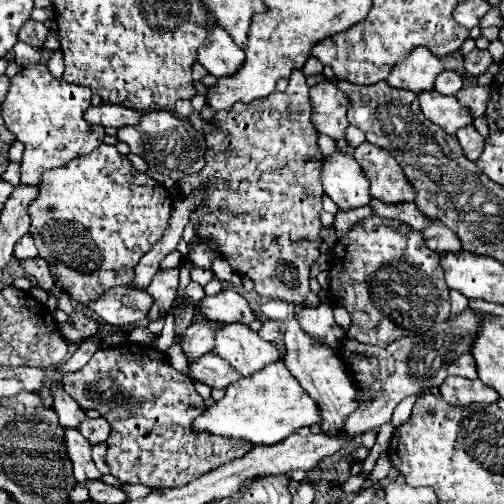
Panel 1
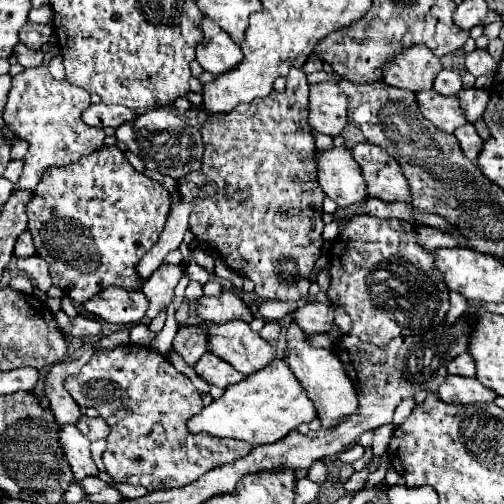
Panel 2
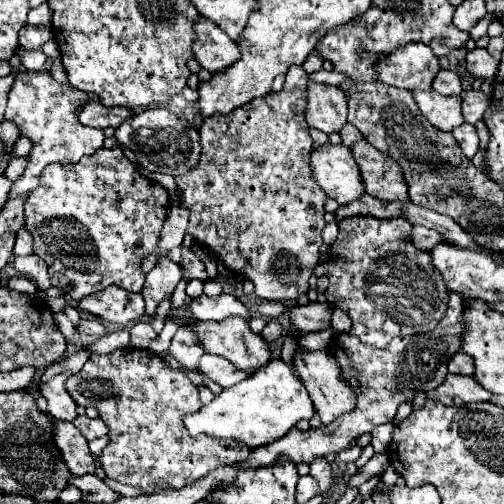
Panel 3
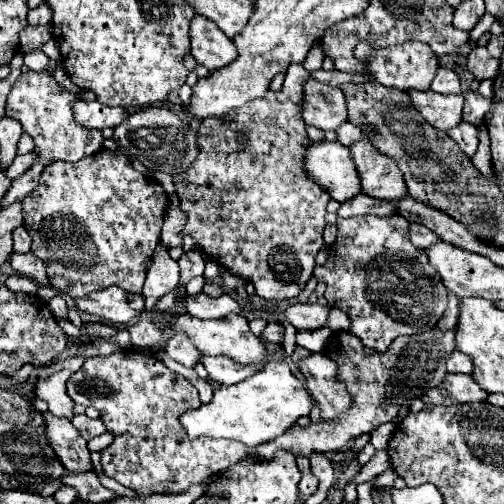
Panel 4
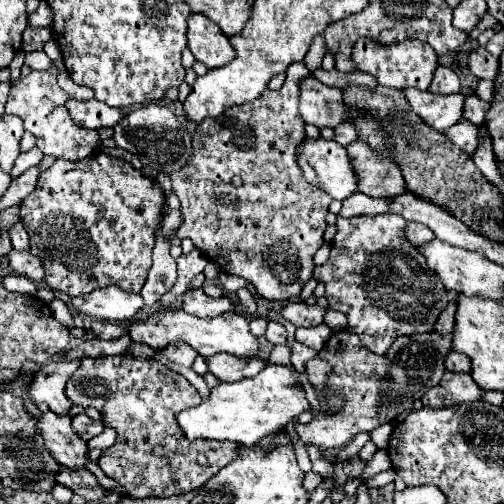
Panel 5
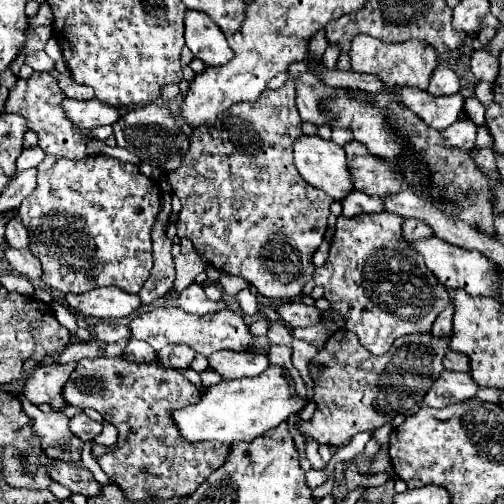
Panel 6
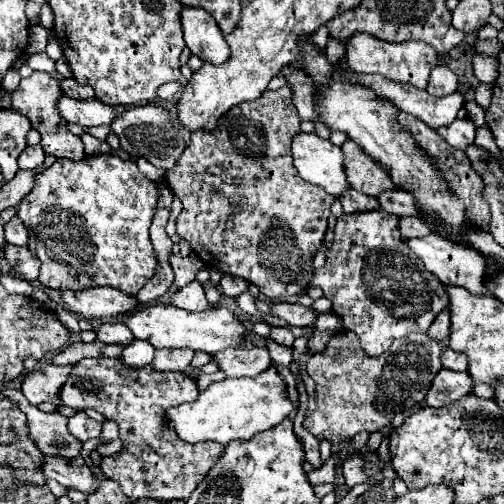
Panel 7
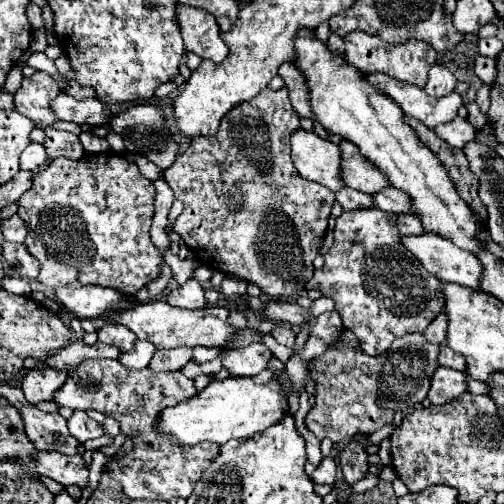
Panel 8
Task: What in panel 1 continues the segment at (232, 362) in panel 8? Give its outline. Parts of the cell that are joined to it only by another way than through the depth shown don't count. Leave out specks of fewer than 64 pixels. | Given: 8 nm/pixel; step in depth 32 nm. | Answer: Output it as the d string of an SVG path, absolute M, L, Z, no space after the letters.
M204 354L188 362L188 376L194 382L208 384L210 388L226 388L228 384L236 382L236 378L240 378L240 374L216 354Z

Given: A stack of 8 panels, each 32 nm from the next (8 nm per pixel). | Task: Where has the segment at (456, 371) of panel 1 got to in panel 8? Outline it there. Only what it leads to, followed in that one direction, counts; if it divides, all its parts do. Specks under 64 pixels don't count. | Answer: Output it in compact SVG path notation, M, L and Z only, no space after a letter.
M446 344L442 346L440 350L440 364L446 366L446 368L452 368L452 370L466 370L466 358L454 350L450 350Z

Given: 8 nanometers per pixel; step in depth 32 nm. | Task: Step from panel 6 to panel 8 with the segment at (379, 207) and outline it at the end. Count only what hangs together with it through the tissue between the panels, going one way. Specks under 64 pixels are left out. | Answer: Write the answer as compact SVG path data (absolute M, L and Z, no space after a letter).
M342 188L340 192L336 192L336 200L342 204L342 208L346 212L352 212L352 210L358 210L358 208L372 208L374 206L372 196L356 192L352 188Z

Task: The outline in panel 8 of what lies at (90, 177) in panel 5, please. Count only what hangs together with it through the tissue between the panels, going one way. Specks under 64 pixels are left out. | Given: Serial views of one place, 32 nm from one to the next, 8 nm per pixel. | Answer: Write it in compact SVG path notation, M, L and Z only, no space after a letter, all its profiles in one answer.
M98 154L82 160L56 158L48 168L34 176L32 188L18 204L18 216L28 228L26 248L40 260L38 282L50 288L98 284L134 296L160 274L162 256L148 234L154 216L154 196L154 184L140 174L132 160L126 160L120 154Z

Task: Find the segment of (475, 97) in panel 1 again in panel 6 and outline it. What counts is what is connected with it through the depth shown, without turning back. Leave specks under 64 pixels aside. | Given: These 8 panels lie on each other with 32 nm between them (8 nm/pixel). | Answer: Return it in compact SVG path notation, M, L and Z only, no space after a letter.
M474 96L466 98L466 102L464 102L464 114L466 114L476 126L482 126L482 124L484 124L484 112L486 112L486 106L480 104Z

